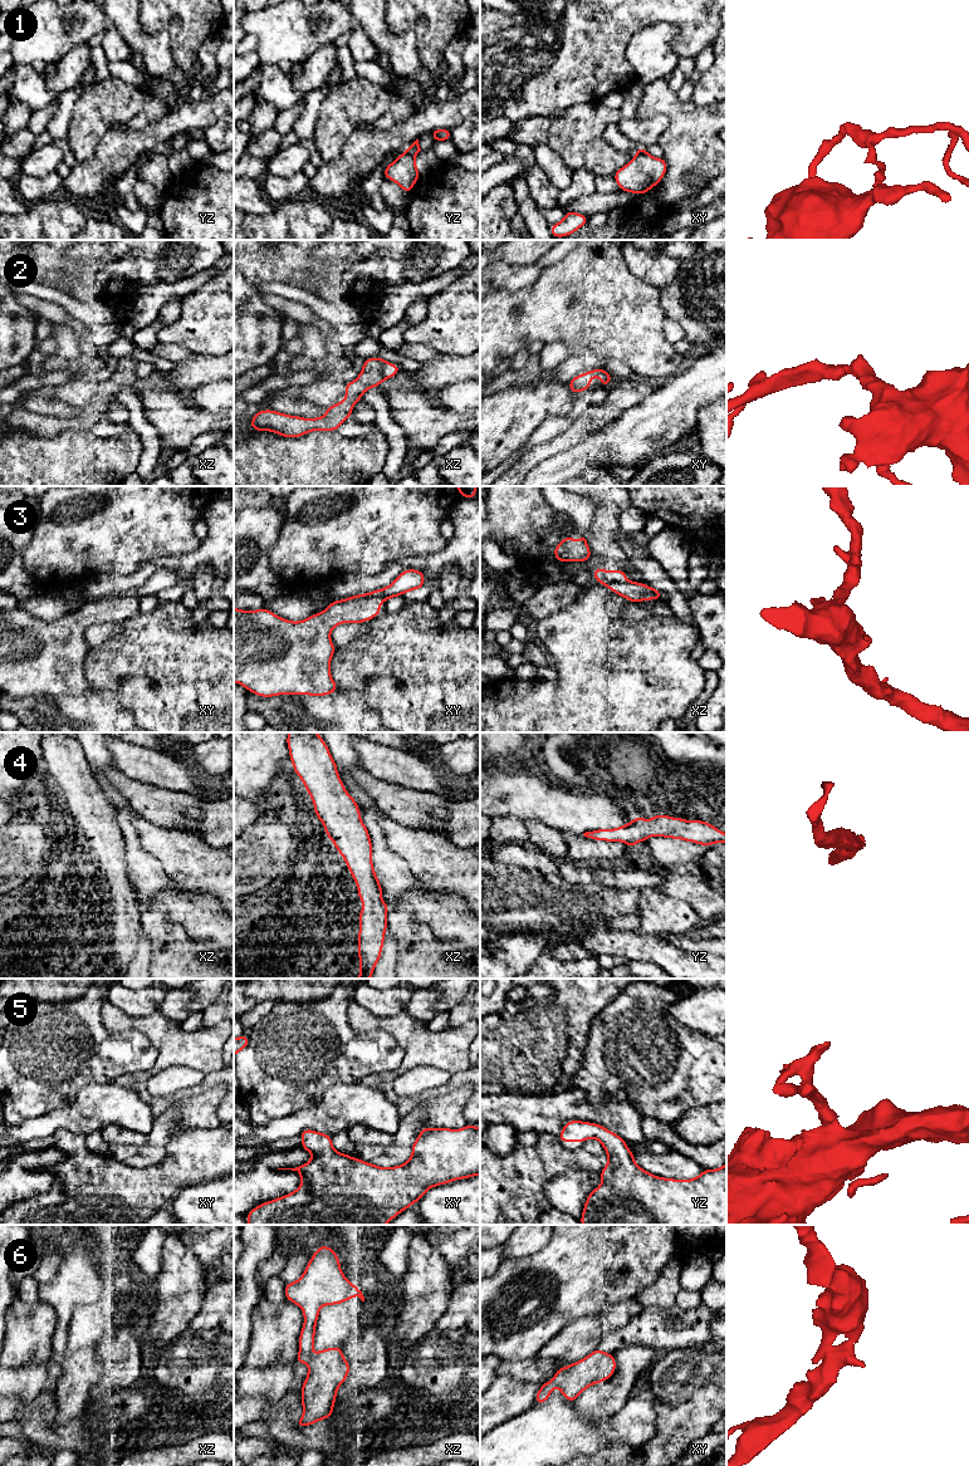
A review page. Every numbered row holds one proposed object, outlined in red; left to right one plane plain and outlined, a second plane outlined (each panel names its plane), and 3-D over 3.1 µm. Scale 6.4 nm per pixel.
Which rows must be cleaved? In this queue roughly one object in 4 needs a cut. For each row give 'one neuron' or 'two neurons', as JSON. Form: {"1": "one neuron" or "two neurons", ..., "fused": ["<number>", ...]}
{"1": "two neurons", "2": "one neuron", "3": "one neuron", "4": "one neuron", "5": "one neuron", "6": "one neuron", "fused": ["1"]}

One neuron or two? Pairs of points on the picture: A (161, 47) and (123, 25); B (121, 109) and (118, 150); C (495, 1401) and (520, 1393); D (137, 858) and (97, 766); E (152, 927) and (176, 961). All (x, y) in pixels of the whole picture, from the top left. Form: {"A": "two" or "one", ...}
{"A": "one", "B": "two", "C": "one", "D": "one", "E": "one"}

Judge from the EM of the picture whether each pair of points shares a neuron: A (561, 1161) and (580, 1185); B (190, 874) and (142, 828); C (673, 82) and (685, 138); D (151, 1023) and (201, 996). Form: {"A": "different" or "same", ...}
{"A": "different", "B": "same", "C": "different", "D": "different"}

